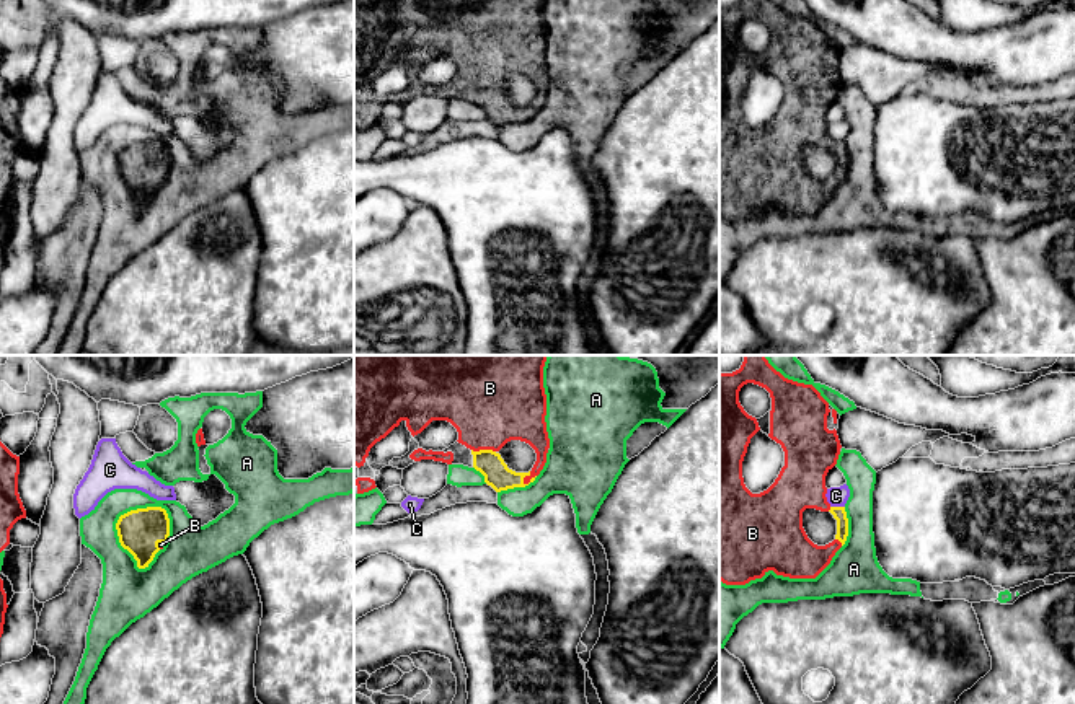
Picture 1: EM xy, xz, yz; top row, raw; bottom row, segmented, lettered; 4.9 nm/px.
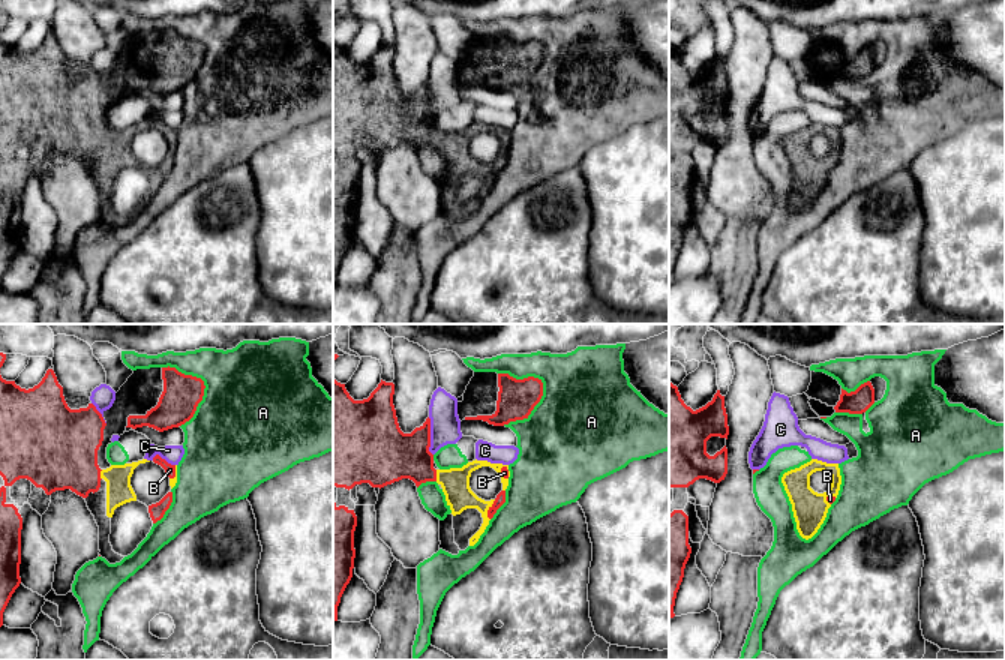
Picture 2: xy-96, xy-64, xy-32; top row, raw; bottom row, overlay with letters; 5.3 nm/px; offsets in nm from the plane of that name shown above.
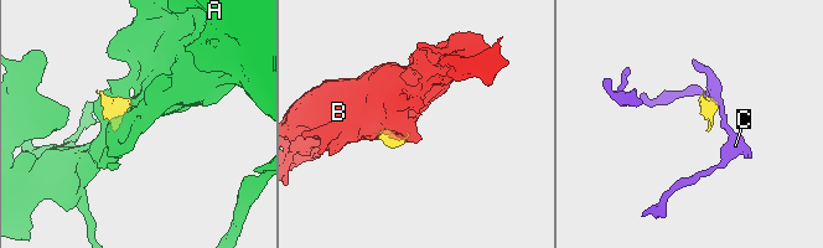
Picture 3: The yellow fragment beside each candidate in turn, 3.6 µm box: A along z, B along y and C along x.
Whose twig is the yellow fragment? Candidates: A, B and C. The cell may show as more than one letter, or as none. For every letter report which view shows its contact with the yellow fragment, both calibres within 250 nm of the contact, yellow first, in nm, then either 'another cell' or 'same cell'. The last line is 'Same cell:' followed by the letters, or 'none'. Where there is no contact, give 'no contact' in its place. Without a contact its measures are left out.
A: xy | 220/180 nm | another cell
B: xz | 130/140 nm | same cell
C: yz | 70/100 nm | another cell
Same cell: B

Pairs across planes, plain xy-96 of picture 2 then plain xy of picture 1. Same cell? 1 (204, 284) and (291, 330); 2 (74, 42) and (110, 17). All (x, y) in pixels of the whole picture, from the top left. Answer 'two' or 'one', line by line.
1: two
2: two

